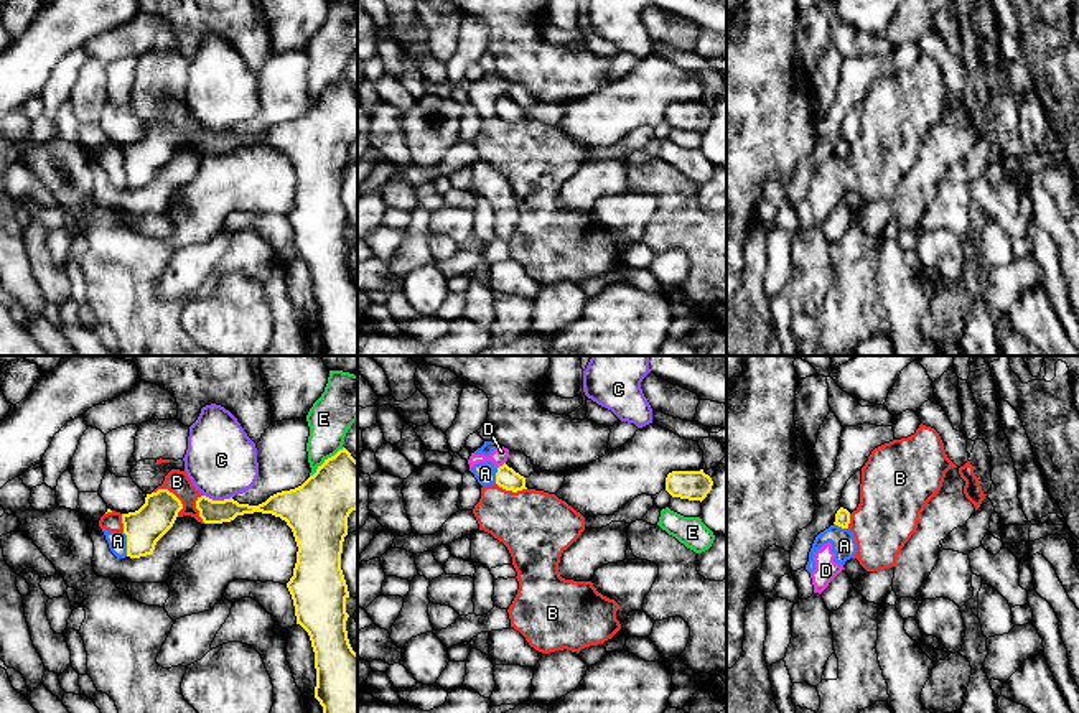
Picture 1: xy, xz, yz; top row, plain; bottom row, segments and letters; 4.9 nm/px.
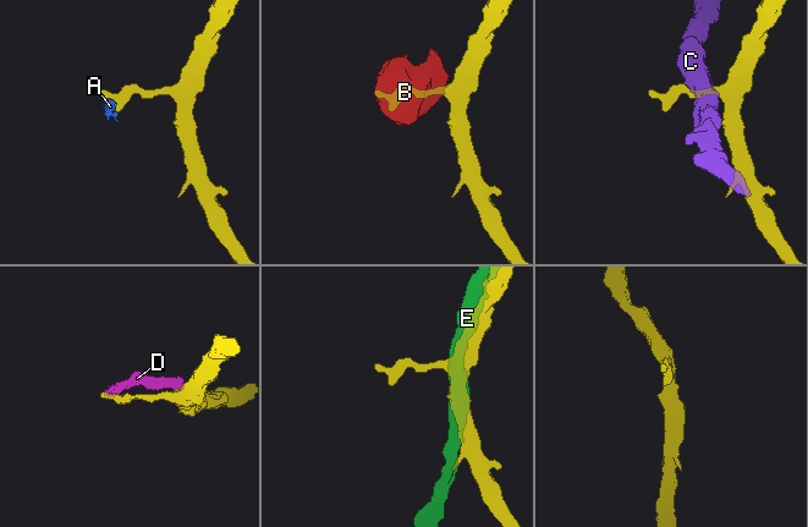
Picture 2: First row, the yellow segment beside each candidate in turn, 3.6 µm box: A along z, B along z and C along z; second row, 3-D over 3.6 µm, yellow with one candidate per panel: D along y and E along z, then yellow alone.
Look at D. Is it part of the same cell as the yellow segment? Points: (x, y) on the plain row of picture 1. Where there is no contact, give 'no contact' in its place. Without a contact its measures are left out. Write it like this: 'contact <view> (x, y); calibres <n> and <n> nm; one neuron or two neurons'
contact xz (503, 96); calibres 110 and 80 nm; two neurons

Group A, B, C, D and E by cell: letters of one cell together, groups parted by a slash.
A B D / C / E

